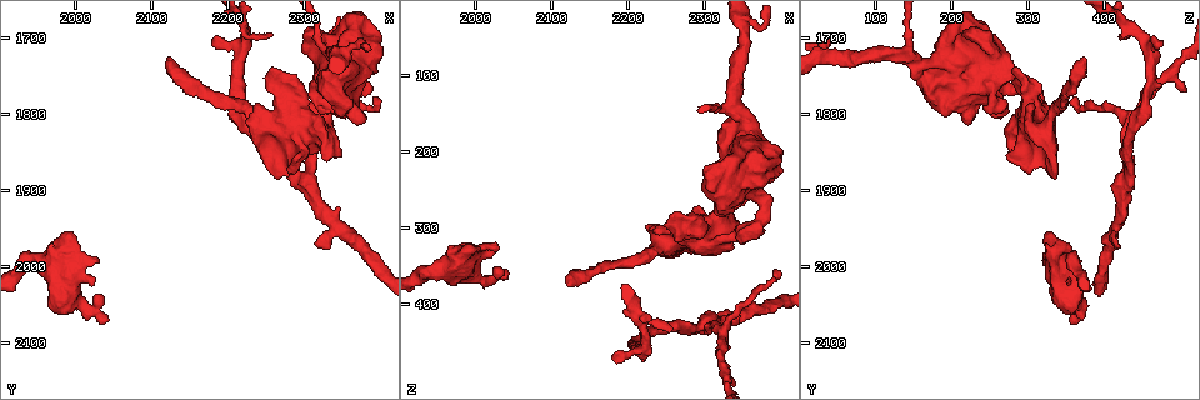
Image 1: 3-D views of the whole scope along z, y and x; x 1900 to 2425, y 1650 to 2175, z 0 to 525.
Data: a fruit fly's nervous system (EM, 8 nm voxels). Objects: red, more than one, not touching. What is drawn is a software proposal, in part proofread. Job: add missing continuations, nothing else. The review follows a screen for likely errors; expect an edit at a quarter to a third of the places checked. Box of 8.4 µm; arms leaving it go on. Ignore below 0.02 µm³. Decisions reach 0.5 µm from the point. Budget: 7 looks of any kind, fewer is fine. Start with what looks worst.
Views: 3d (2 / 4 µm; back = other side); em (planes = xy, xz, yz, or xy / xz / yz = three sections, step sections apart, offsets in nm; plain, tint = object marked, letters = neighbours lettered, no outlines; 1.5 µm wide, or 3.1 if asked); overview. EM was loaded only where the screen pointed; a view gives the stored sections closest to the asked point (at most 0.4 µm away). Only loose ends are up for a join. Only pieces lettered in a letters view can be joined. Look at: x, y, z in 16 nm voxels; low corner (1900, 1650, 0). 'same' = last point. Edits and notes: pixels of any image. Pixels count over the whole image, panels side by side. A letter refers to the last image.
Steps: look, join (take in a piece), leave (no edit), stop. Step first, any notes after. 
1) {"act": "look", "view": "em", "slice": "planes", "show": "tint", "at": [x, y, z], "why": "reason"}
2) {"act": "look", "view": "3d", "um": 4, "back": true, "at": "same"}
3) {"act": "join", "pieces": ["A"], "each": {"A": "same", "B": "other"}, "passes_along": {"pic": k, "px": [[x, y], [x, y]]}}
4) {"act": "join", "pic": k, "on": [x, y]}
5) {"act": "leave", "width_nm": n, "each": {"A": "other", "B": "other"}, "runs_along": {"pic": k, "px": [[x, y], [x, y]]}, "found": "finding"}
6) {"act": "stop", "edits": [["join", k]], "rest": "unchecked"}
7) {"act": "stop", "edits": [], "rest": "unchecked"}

{"act": "look", "view": "3d", "um": 4, "at": [2120, 1730, 375], "why": "branch stops here"}

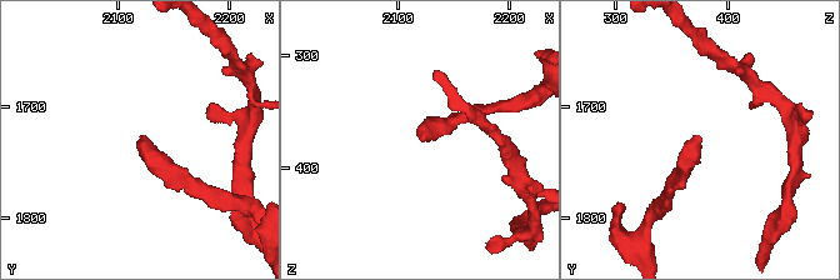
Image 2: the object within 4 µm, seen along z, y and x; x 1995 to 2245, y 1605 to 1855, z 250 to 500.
{"act": "look", "view": "em", "slice": "planes", "show": "letters", "at": [2122, 1730, 378]}

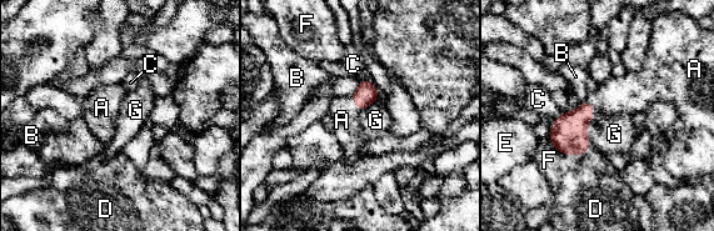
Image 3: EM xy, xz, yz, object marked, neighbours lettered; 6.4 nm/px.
{"act": "join", "pieces": ["A"], "each": {"A": "same", "B": "other", "C": "other", "D": "other", "E": "other", "F": "other", "G": "other"}, "passes_along": {"pic": 3, "px": [[569, 132], [589, 121], [618, 95]]}, "found": "the neuron continues"}

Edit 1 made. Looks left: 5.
{"act": "look", "view": "overview"}

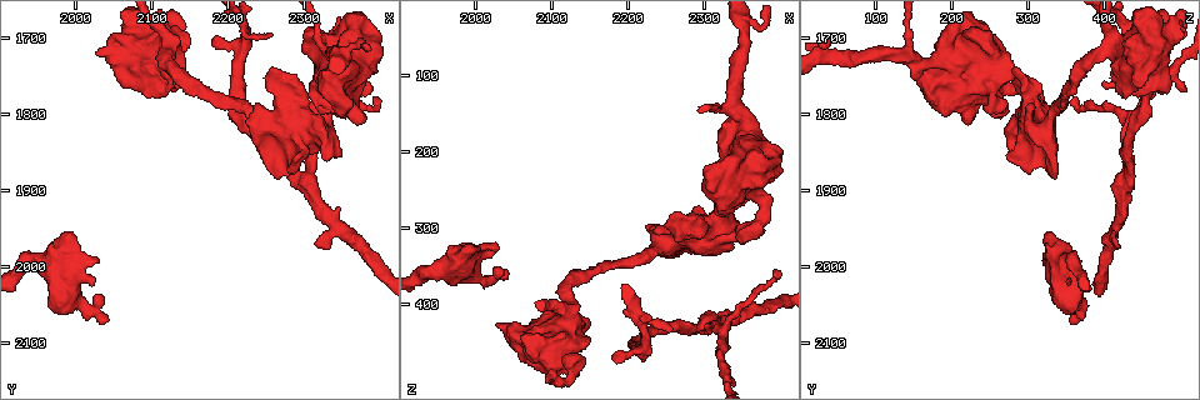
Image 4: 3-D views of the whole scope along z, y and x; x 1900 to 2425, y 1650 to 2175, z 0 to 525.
{"act": "look", "view": "em", "slice": "planes", "show": "letters", "at": [1995, 1950, 330], "why": "stops while still wide"}

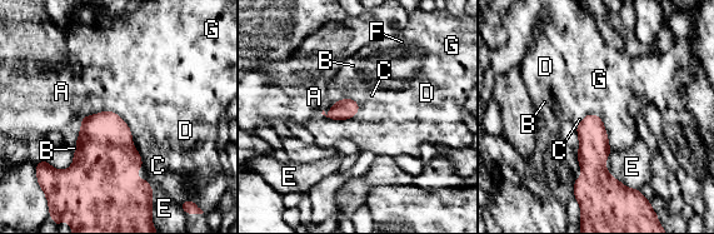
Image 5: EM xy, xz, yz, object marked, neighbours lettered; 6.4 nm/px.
{"act": "leave", "longest_contact_nm": ["G", 260], "each": {"A": "other", "B": "other", "C": "other", "D": "other", "E": "other", "F": "other", "G": "other"}, "found": "none of them fits"}

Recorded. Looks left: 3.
{"act": "look", "view": "3d", "um": 4, "at": [2235, 1800, 300], "why": "thick end"}

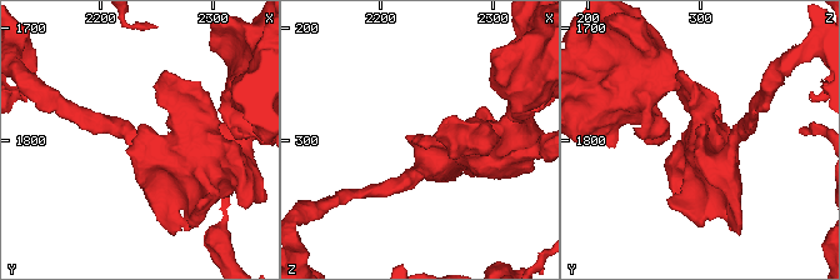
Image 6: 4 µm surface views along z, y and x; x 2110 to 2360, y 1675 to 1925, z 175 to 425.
{"act": "look", "view": "em", "slice": "xy", "step": 4, "show": "letters", "at": [2234, 1800, 296]}

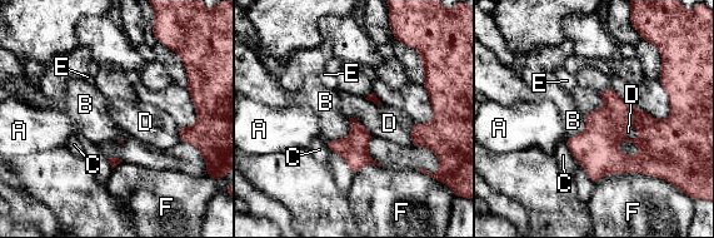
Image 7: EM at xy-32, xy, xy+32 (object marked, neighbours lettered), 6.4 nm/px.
{"act": "leave", "longest_contact_nm": ["F", 400], "each": {"A": "other", "B": "other", "C": "other", "D": "other", "E": "other", "F": "other"}, "border": {"pic": 7, "px": [[622, 129], [634, 128], [642, 135]]}, "found": "no lettered piece goes on from it"}

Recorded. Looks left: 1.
{"act": "stop", "edits": [["join", 3]], "rest": "unchecked"}

